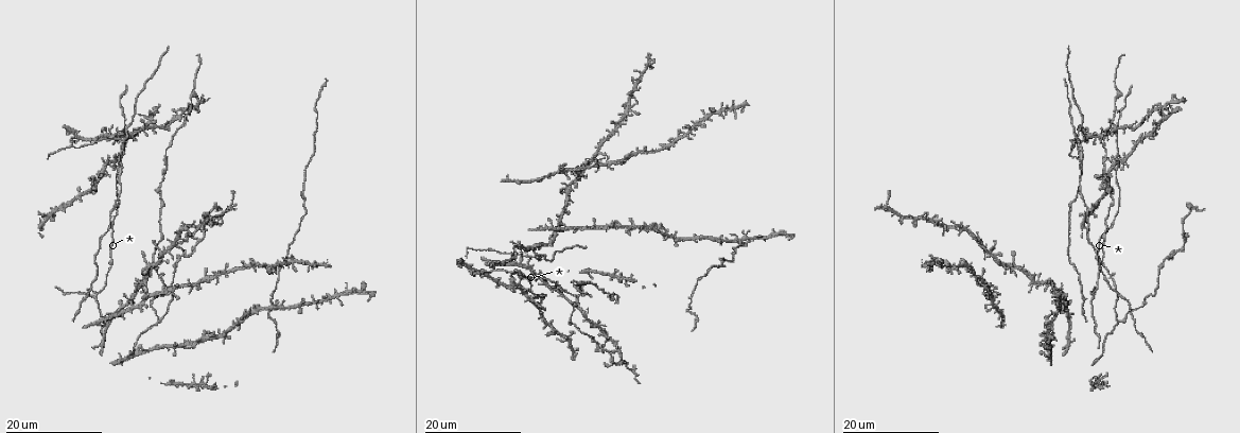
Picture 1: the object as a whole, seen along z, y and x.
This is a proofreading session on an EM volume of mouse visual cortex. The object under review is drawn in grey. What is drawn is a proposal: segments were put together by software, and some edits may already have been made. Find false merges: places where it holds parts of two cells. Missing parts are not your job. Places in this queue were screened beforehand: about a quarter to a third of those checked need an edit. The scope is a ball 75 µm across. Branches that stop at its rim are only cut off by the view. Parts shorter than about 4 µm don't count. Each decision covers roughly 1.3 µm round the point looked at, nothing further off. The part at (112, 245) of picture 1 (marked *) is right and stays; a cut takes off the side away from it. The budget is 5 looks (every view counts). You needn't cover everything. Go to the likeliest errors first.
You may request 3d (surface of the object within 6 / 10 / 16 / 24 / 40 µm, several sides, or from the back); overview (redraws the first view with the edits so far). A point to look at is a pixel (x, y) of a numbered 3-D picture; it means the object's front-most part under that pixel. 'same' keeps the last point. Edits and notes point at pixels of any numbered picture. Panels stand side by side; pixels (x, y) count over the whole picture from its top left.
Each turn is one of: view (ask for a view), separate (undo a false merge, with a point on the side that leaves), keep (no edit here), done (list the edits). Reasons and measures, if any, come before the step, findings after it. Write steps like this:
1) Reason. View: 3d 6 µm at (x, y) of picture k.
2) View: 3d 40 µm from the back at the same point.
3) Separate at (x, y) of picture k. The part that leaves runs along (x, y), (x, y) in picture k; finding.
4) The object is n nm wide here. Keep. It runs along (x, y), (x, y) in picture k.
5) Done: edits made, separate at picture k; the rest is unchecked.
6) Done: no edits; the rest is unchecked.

Looks like a crossing. View: 3d 24 µm at (96, 139) of picture 1.

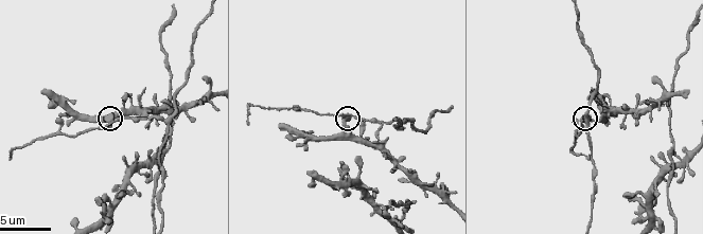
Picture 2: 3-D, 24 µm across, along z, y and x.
Closer look. View: 3d 6 µm at (106, 123) of picture 2.

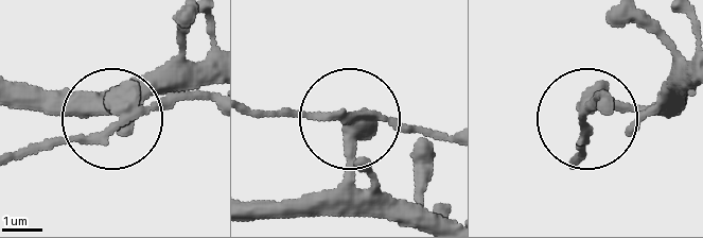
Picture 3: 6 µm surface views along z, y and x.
The side arm is 14 µm long. Keep. It runs along (412, 218), (354, 156), (348, 119), (263, 116) in picture 3; continuous, no second cell.

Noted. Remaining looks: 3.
Looks like a crossing. View: 3d 6 µm at (666, 102) of picture 2.

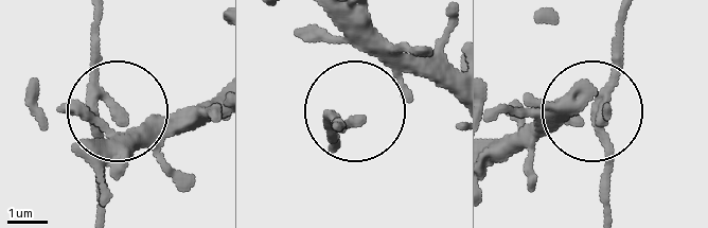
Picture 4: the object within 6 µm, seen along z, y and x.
Keep. It runs along (609, 208), (599, 117), (619, 66), (619, 19) in picture 4; one cell here.

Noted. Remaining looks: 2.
Three arms meet. View: 3d 6 µm at (587, 125) of picture 2.

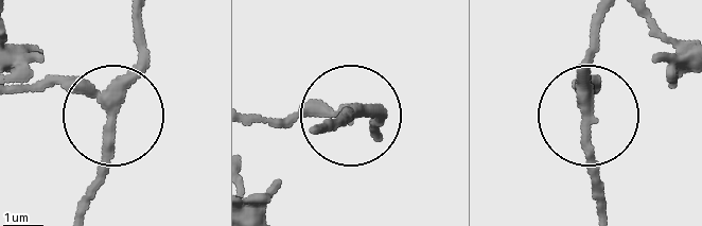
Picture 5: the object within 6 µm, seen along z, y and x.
Keep. It runs along (19, 88), (70, 88), (107, 112), (138, 58), (141, 17) in picture 5; continuous, no second cell.

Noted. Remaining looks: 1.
Done: no edits; the rest is unchecked.

